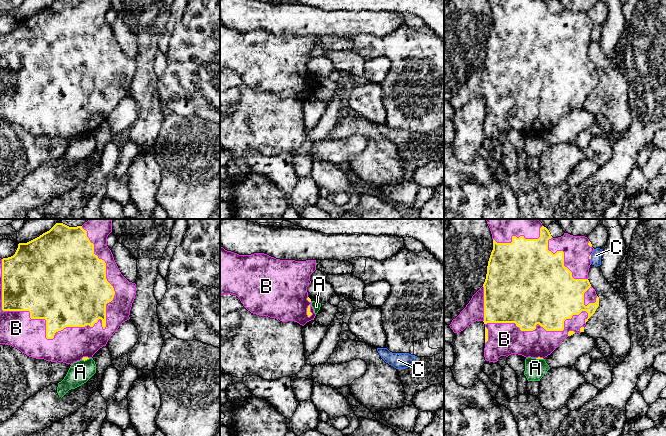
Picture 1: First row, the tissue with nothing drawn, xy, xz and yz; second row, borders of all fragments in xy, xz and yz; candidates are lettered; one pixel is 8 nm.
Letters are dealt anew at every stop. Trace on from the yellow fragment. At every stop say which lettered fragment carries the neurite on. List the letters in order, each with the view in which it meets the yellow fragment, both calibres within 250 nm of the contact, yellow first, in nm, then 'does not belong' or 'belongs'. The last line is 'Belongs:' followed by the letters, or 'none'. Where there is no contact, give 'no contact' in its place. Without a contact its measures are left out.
A: contact in xy; calibres 30 and 180 nm; does not belong
B: contact in xy; calibres 500 and 190 nm; belongs
C: contact in yz; calibres 20 and 80 nm; does not belong
Belongs: B

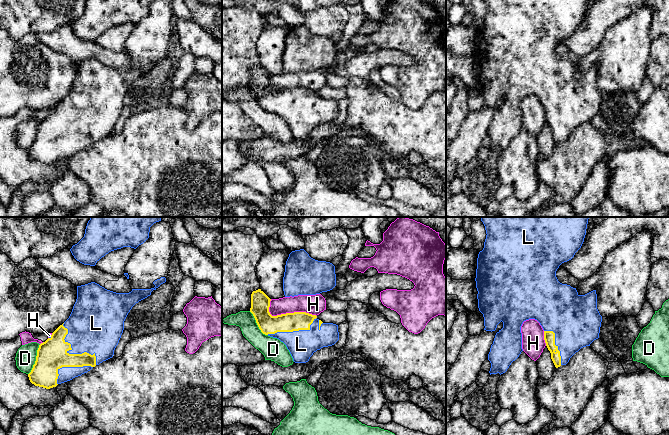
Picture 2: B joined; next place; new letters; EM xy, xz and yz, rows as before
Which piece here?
D: contact in xy; calibres 240 and 160 nm; does not belong
H: contact in xz; calibres 160 and 160 nm; does not belong
L: contact in xy; calibres 240 and 360 nm; belongs
Belongs: L

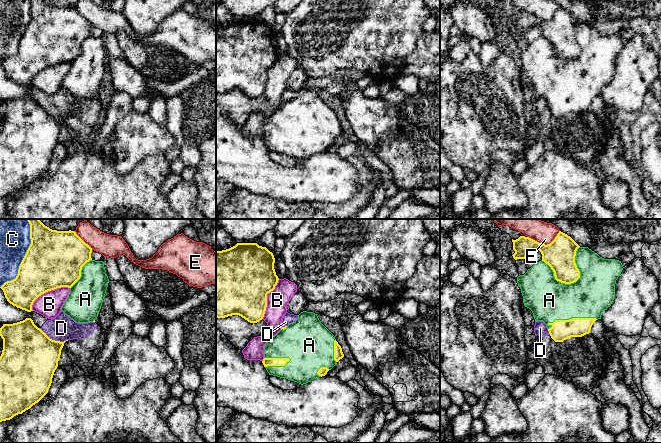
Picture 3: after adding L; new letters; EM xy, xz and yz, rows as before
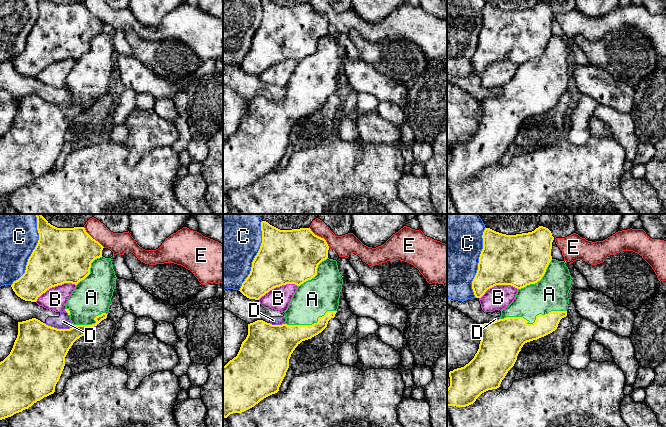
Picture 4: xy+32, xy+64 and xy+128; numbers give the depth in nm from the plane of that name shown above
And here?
A: contact in yz; calibres 240 and 340 nm; belongs
B: contact in xy; calibres 440 and 200 nm; does not belong
C: contact in xy; calibres 460 and 240 nm; does not belong
D: contact in xy; calibres 460 and 200 nm; does not belong
E: contact in yz; calibres 240 and 160 nm; does not belong
Belongs: A

